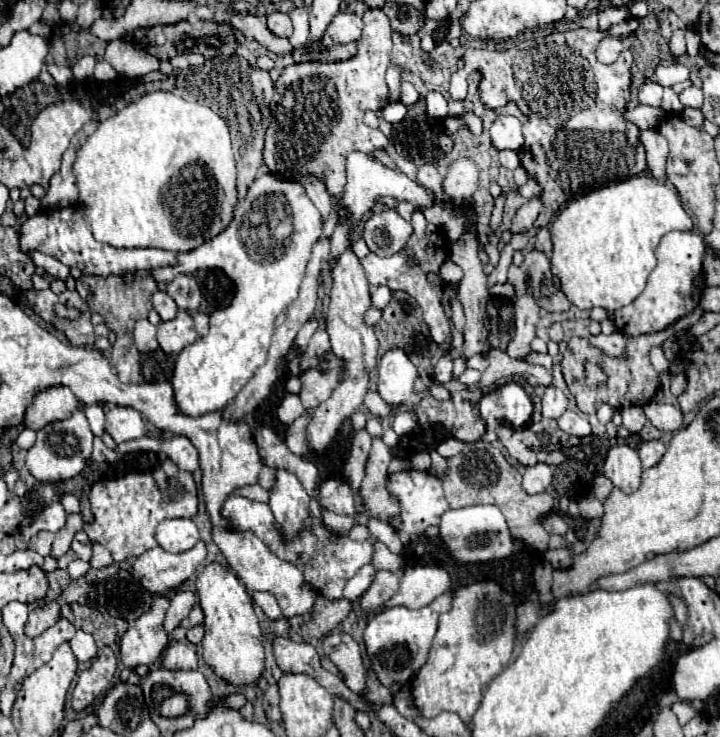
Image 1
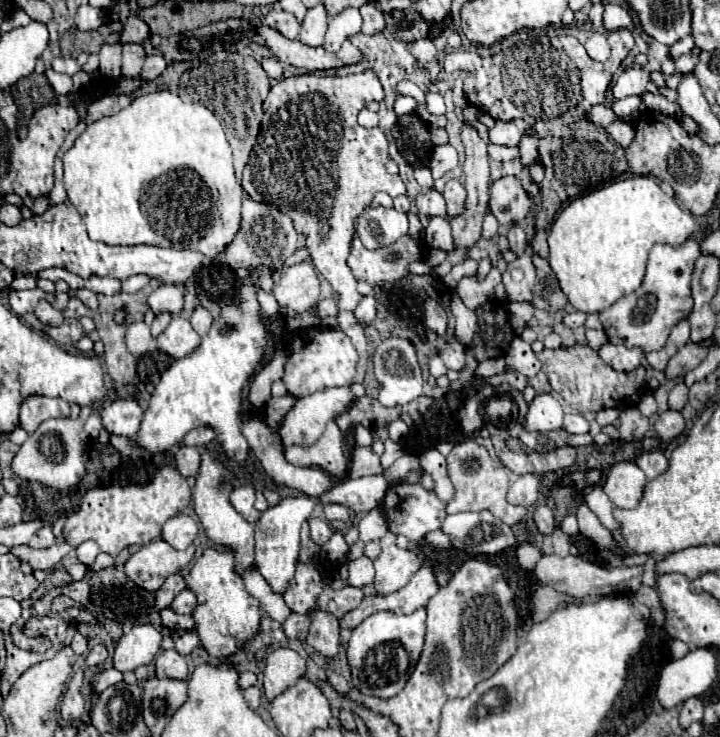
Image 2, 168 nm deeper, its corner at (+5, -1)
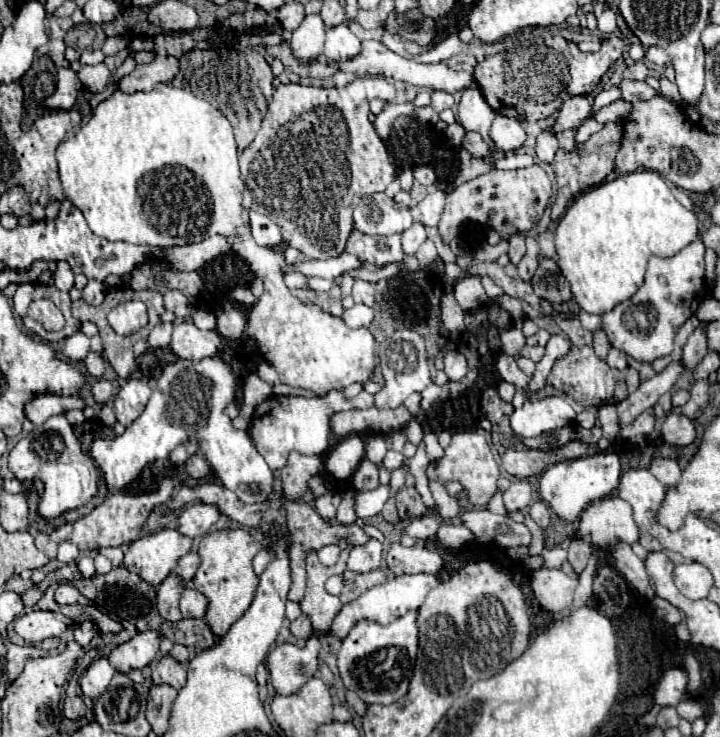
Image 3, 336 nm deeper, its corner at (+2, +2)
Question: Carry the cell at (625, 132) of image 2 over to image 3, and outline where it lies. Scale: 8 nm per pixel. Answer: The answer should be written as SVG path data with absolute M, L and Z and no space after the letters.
M594 117L588 119L588 121L578 129L578 133L576 133L576 143L584 143L592 133L600 131L602 127L604 127L604 123L598 123Z

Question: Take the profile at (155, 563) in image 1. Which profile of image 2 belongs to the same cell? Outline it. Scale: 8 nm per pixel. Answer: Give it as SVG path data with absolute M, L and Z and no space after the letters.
M155 540L141 546L125 564L125 574L141 588L155 592L163 586L165 578L181 572L195 554L195 540L187 550L179 552L165 540Z

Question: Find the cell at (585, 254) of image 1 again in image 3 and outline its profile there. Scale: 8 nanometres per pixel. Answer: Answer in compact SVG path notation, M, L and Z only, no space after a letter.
M634 171L614 181L606 181L580 195L564 213L556 227L558 267L570 283L572 297L586 313L606 313L626 301L642 285L650 255L670 257L688 247L698 237L698 217L682 207L666 181L656 171Z

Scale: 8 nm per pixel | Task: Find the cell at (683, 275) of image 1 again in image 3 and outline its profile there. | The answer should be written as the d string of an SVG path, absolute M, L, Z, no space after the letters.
M698 237L692 245L672 257L654 255L648 261L644 285L630 299L602 315L602 329L606 331L612 347L628 353L636 361L652 363L656 357L672 353L676 329L696 313L704 293L704 243Z

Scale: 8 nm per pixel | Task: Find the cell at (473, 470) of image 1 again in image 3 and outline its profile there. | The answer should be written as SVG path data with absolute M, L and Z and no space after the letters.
M468 431L468 433L452 435L452 443L446 447L446 455L440 461L430 463L426 475L428 475L428 479L438 479L440 483L448 483L448 481L462 483L464 491L466 491L466 499L474 507L484 507L498 493L500 469L492 457L492 451L490 451L486 439L478 433Z

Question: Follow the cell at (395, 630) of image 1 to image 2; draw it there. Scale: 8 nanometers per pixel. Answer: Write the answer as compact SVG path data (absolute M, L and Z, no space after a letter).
M425 608L413 614L377 612L365 618L347 642L347 662L351 668L351 682L363 696L393 698L397 696L419 660L425 638Z

